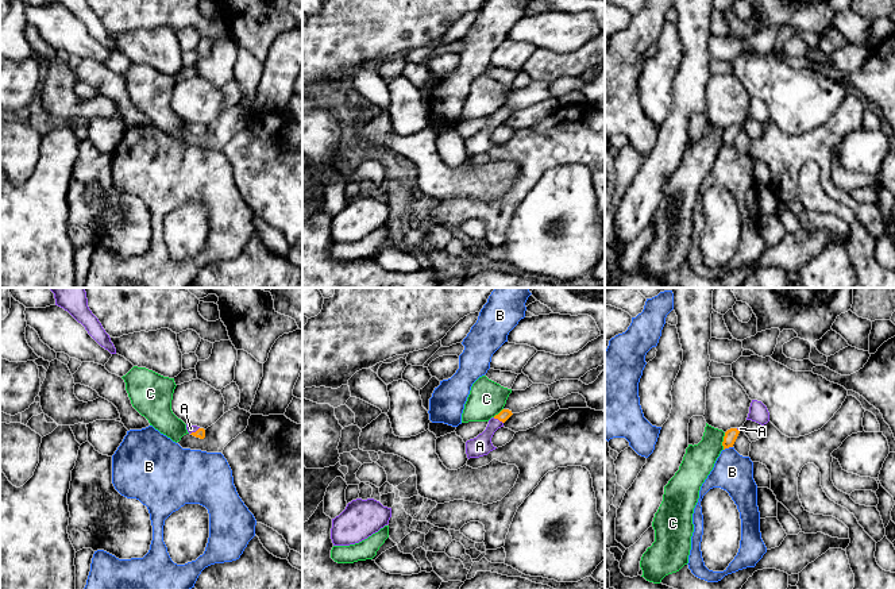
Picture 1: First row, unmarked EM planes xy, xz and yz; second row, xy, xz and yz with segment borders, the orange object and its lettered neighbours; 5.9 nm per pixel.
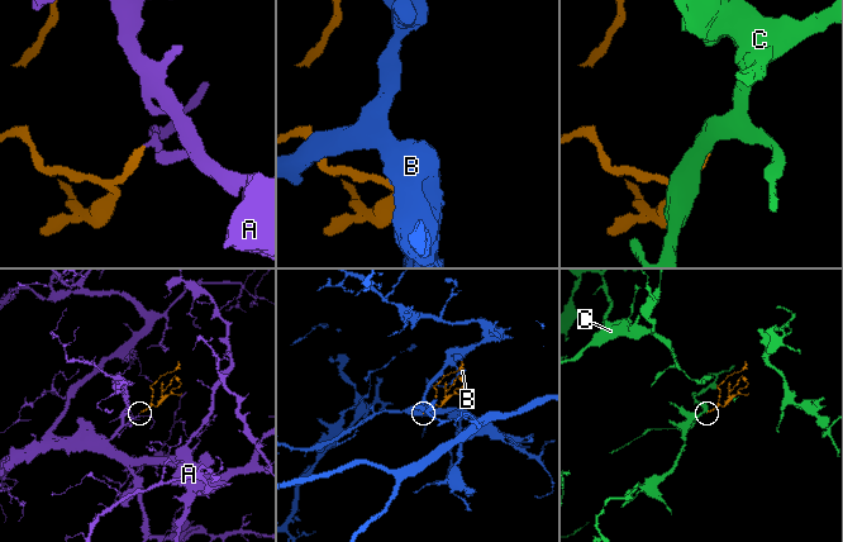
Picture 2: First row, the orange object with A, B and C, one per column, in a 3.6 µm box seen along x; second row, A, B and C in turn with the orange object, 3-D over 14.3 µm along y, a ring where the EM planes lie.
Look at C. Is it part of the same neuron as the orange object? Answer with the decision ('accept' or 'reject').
reject

